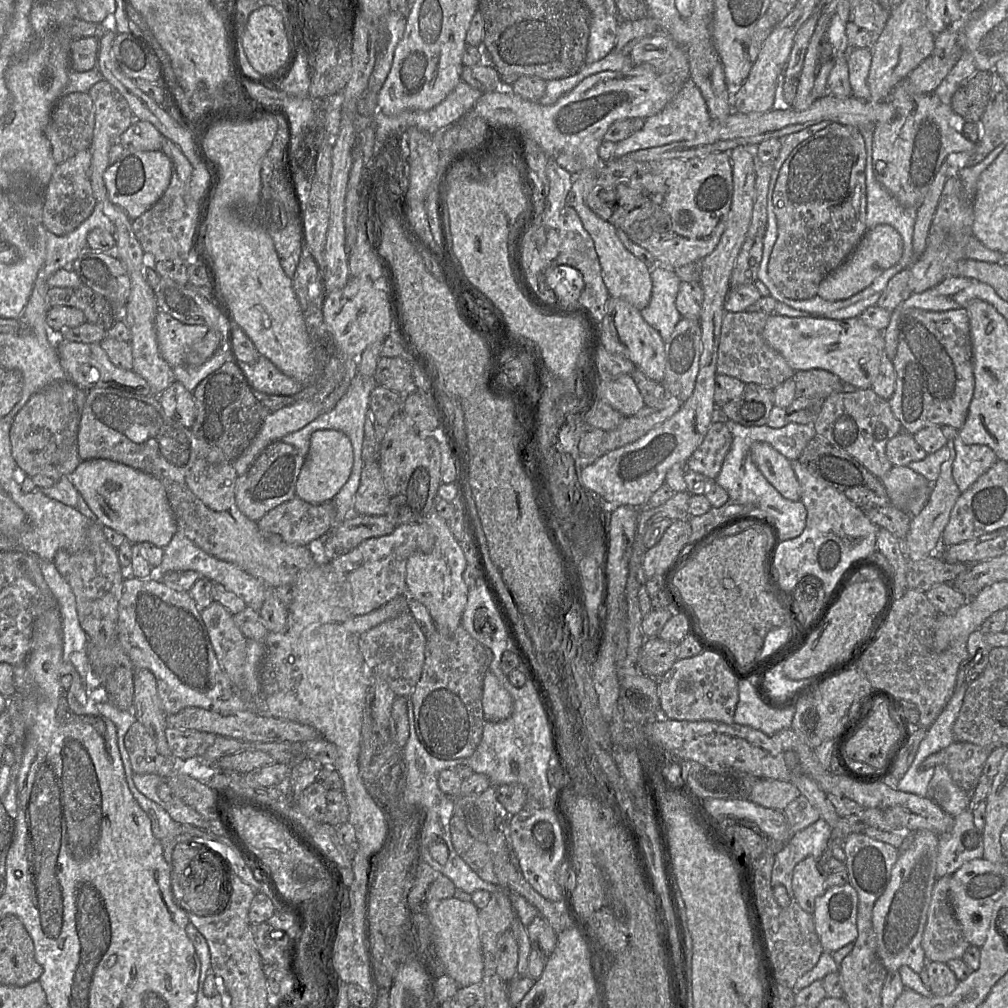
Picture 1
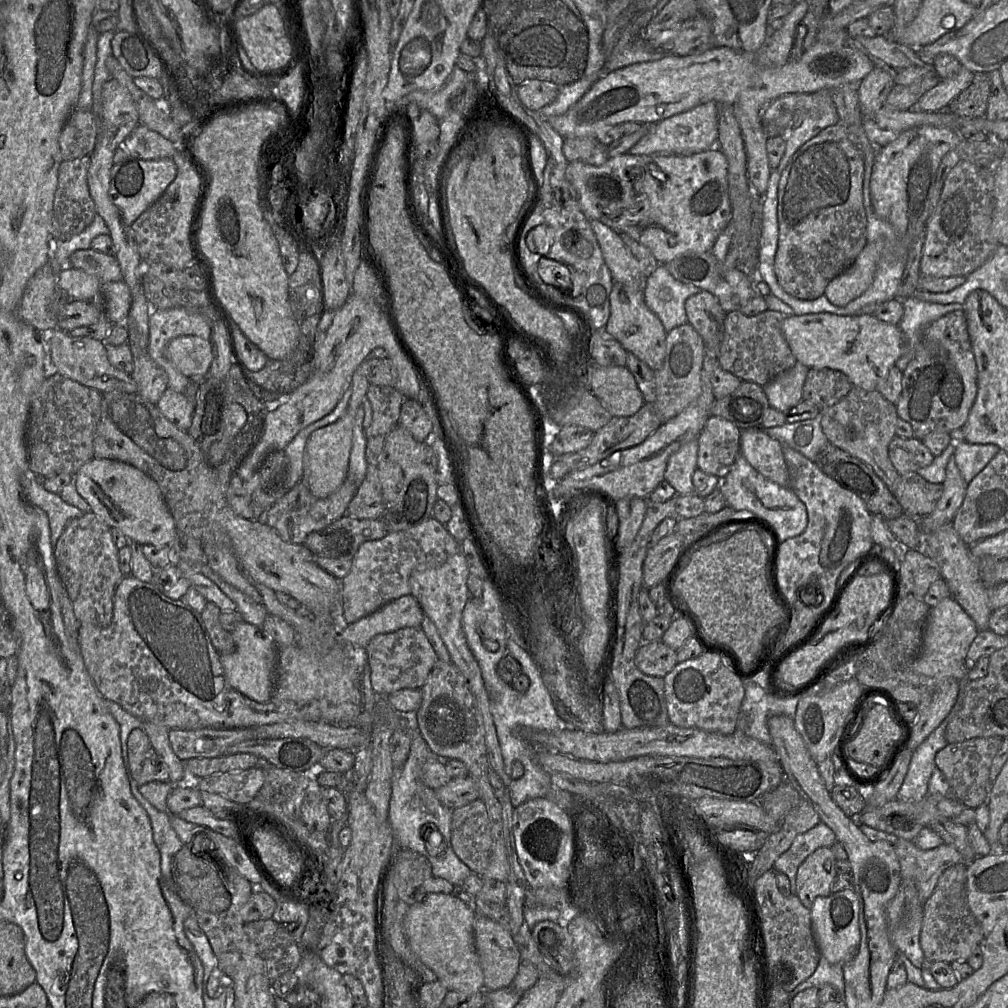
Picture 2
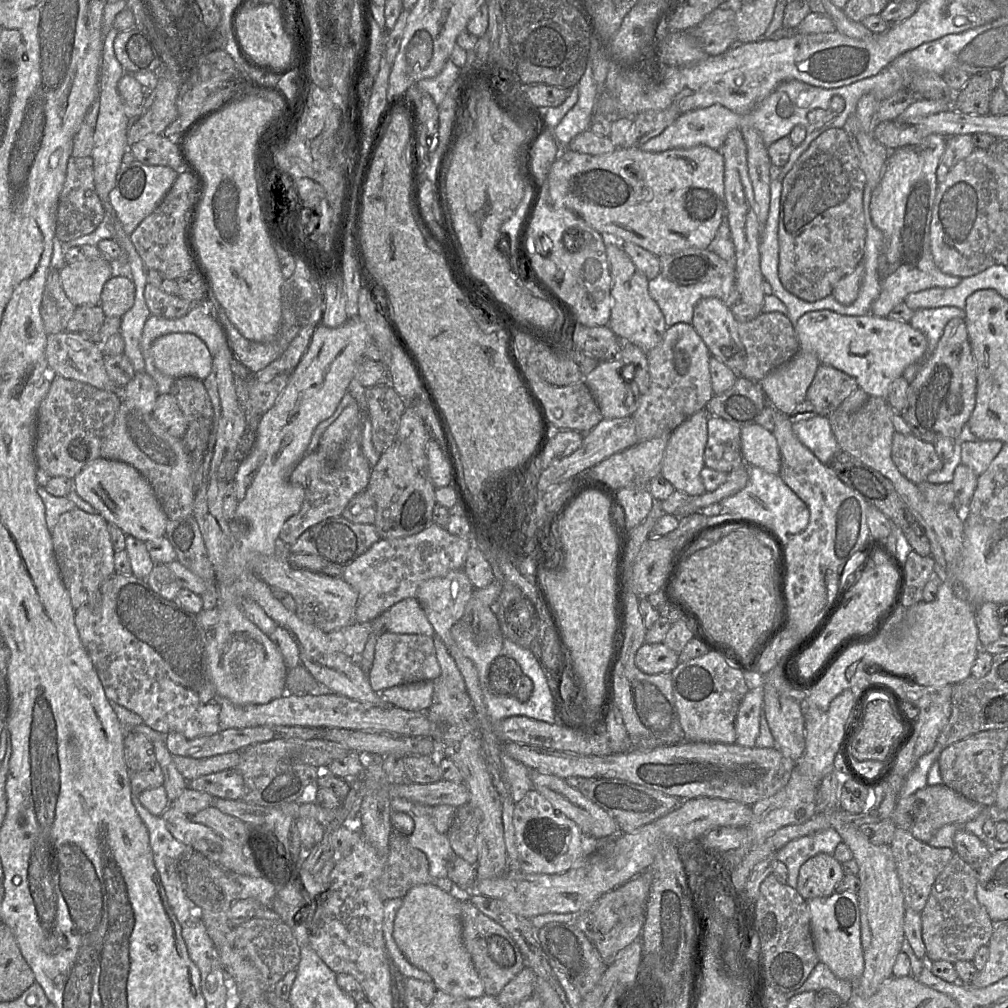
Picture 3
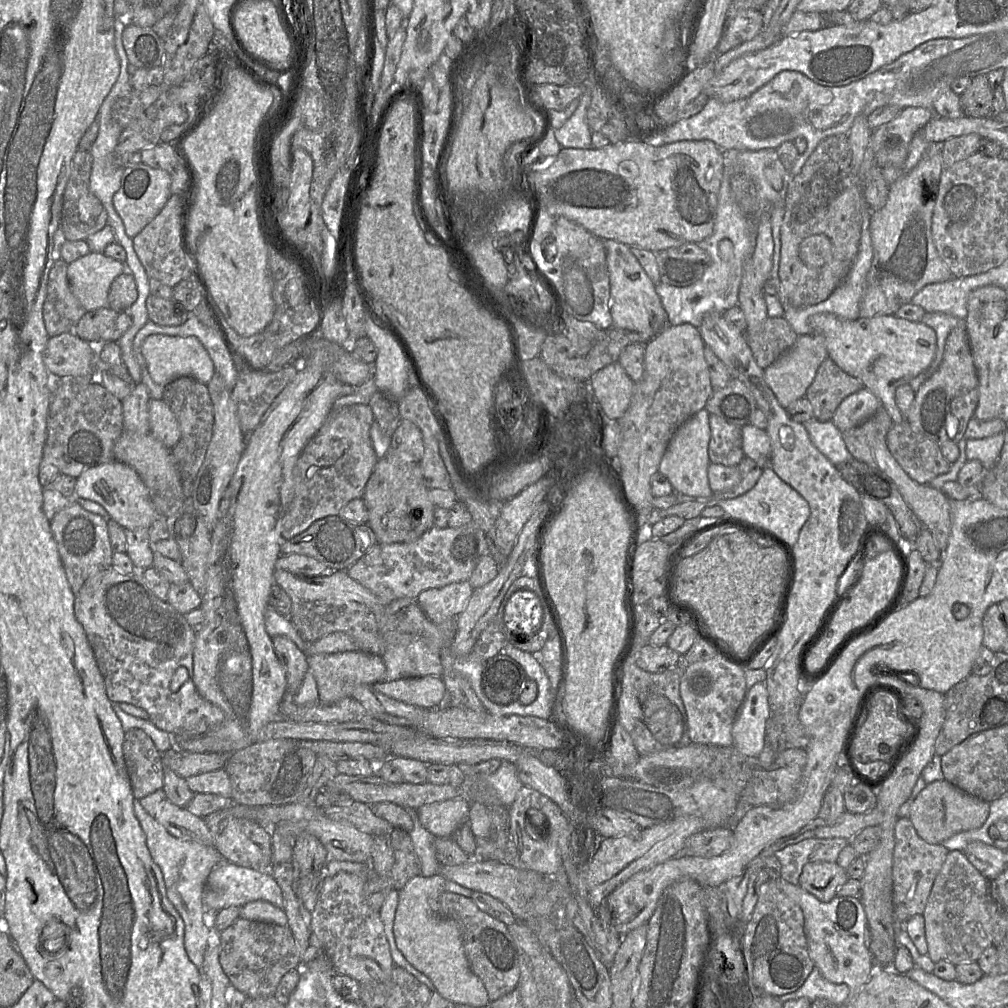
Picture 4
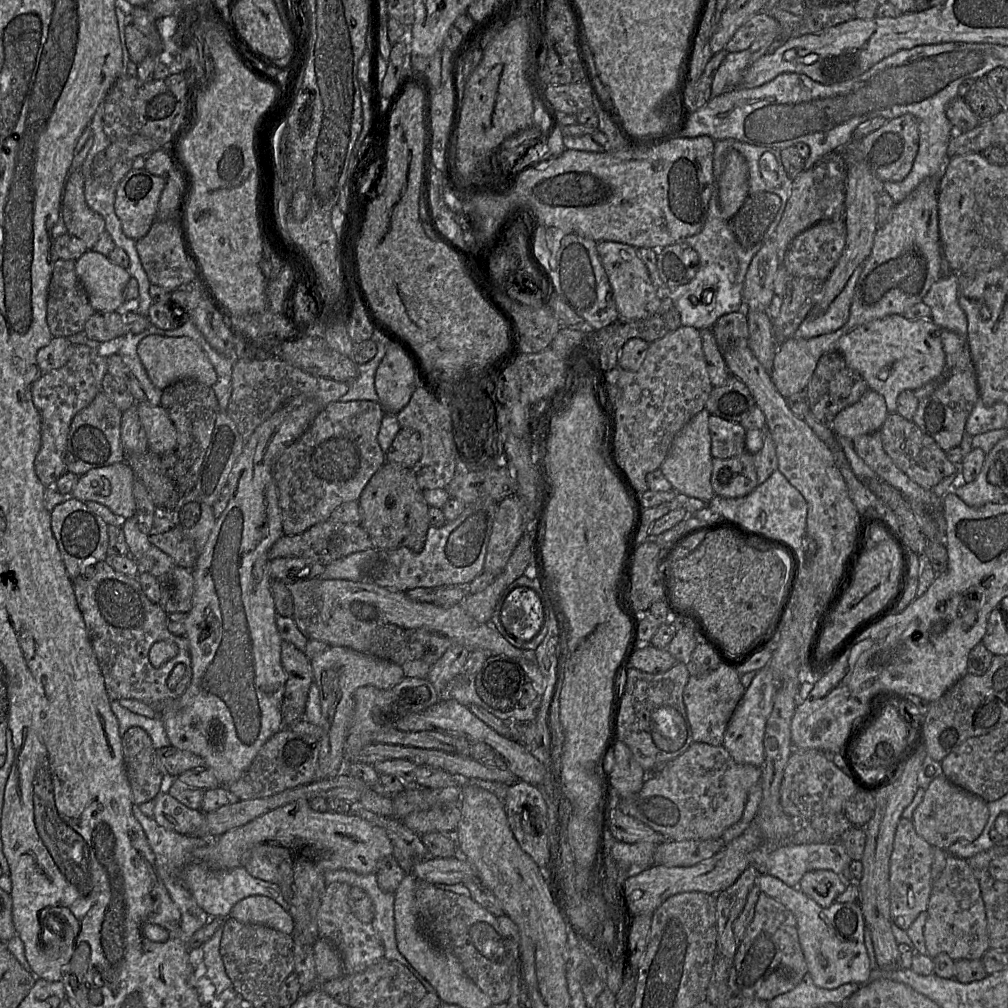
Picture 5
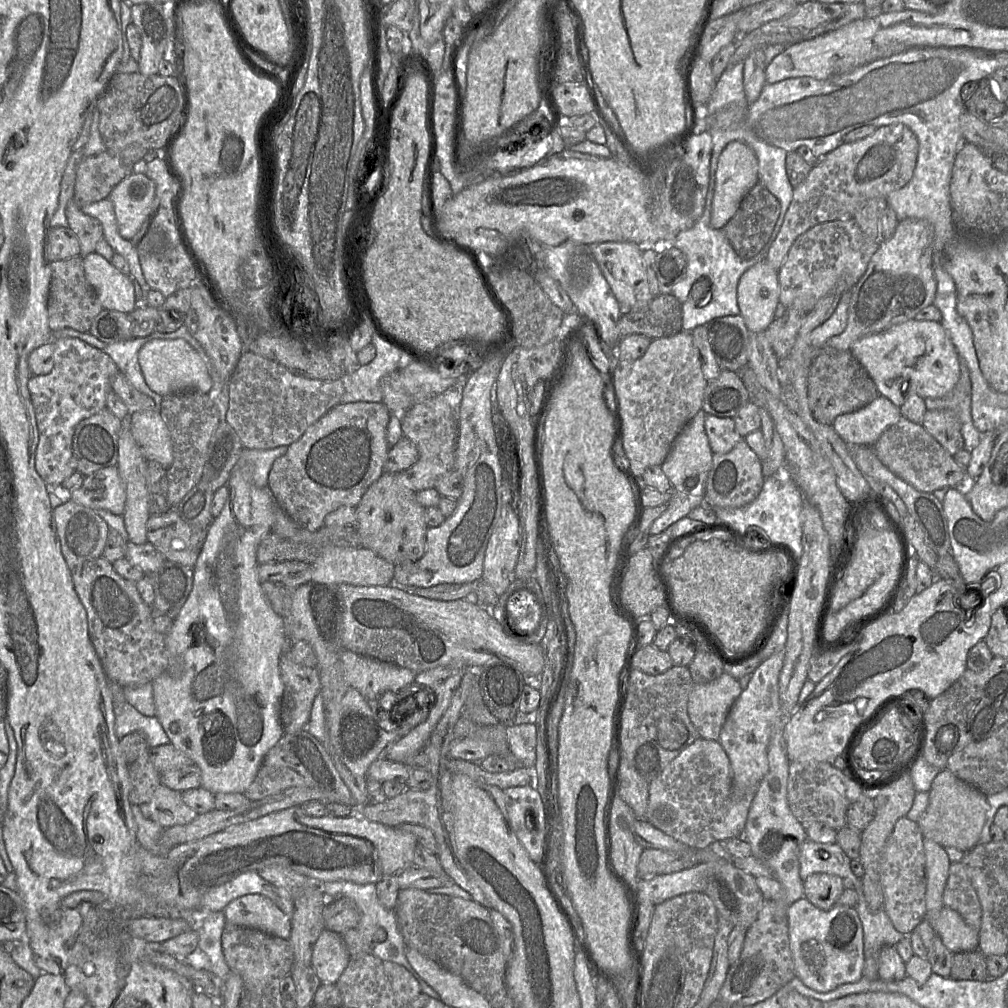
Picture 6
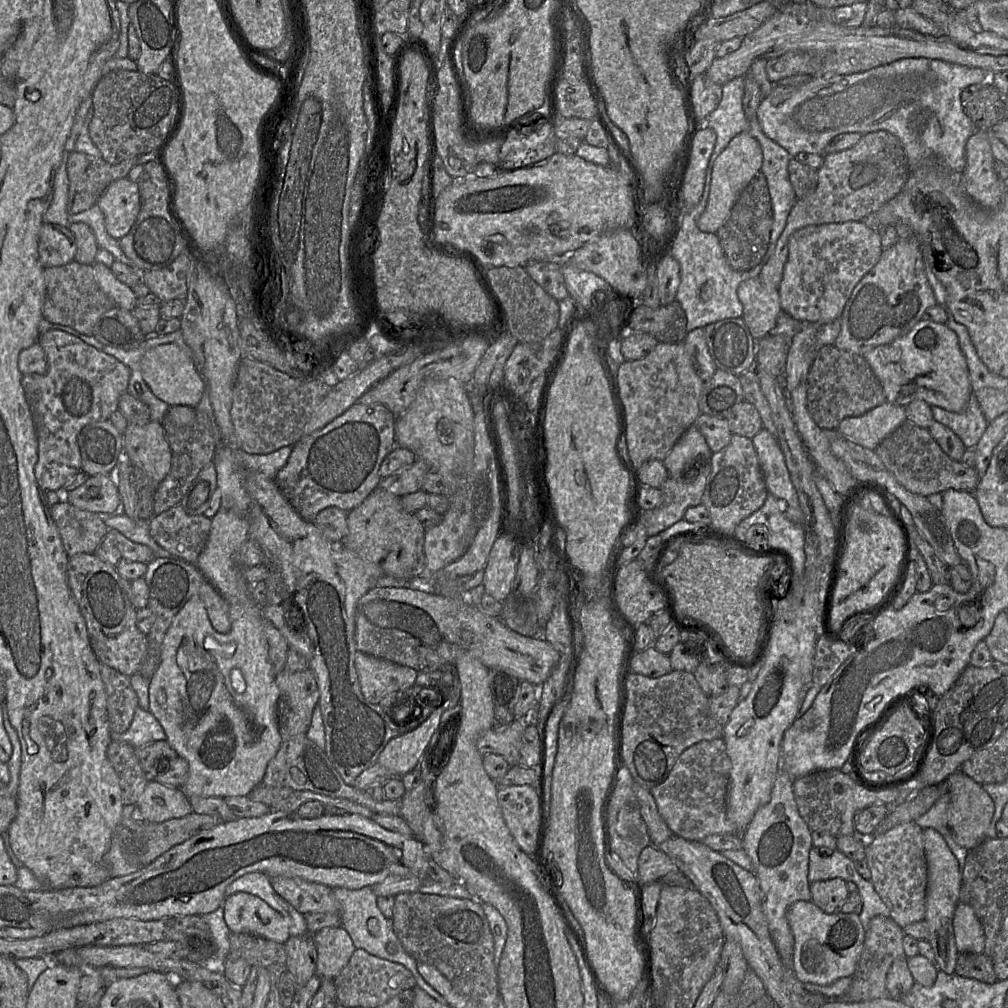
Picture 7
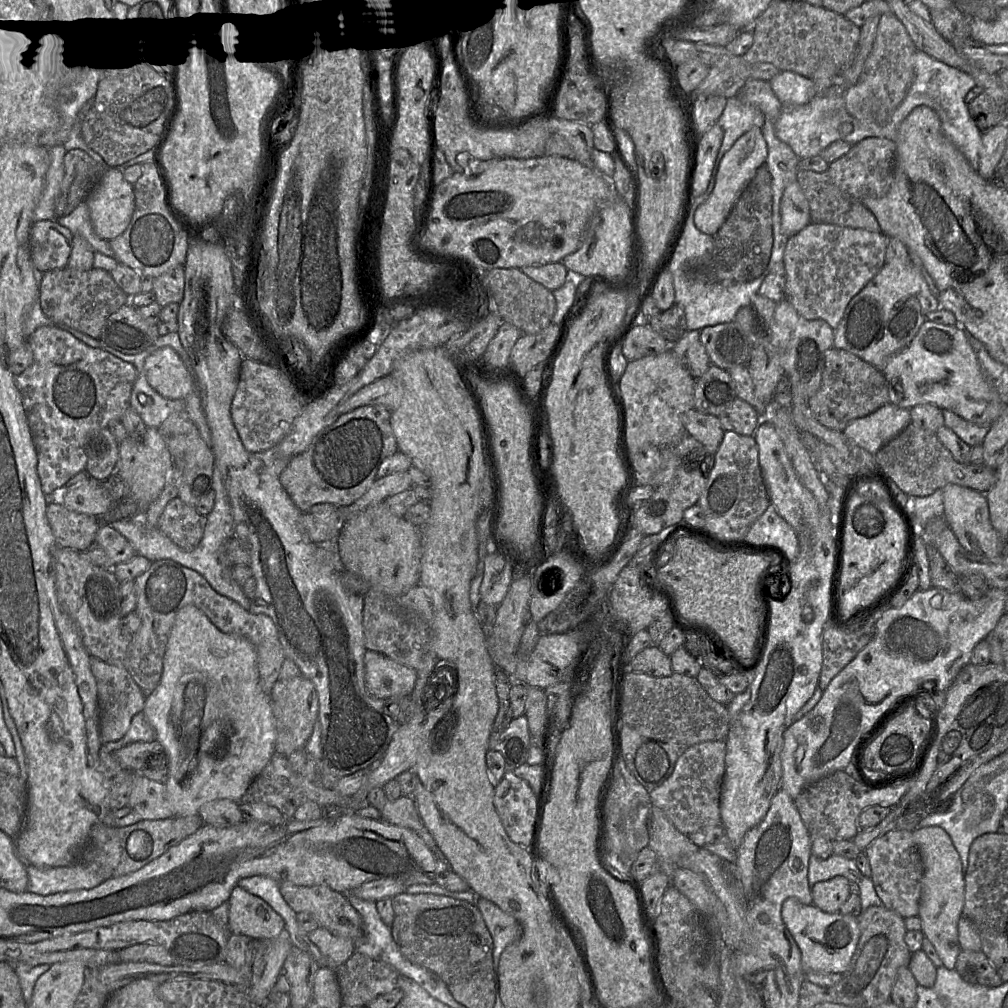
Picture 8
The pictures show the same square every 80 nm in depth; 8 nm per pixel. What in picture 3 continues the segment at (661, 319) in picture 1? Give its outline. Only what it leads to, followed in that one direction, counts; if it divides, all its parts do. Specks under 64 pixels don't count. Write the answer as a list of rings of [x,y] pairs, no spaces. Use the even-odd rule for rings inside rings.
[[[662,273],[649,280],[650,296],[661,309],[667,327],[677,323],[692,324],[694,307],[699,300],[716,297],[722,300],[722,279],[693,285],[679,285],[667,279]]]

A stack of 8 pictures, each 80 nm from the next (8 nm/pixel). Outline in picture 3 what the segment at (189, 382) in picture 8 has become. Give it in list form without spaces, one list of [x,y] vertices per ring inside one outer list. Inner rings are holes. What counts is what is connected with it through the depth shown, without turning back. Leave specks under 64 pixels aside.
[[[170,333],[156,338],[150,348],[155,367],[174,379],[191,376],[205,380],[213,363],[207,345],[191,333]]]

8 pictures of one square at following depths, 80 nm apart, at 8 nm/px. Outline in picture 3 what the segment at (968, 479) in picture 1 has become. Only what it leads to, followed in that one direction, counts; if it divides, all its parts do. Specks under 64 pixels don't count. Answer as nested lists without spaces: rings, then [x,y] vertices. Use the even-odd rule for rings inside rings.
[[[1000,440],[963,441],[961,443],[961,464],[971,468],[979,476],[997,456],[1003,443]]]

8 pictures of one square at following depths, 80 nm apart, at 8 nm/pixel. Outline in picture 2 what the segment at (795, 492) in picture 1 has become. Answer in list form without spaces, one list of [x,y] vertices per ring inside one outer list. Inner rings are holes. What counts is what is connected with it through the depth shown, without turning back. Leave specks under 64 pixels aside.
[[[750,427],[741,431],[740,447],[743,456],[760,474],[789,487],[789,472],[778,440],[766,434],[762,427]]]

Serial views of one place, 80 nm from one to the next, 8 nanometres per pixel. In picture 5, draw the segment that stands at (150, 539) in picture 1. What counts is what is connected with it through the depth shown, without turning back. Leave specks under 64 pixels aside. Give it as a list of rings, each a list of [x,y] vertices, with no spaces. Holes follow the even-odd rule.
[[[125,462],[93,468],[79,477],[72,494],[82,502],[95,501],[107,506],[114,514],[125,519],[134,515],[133,496],[135,481],[133,469]]]

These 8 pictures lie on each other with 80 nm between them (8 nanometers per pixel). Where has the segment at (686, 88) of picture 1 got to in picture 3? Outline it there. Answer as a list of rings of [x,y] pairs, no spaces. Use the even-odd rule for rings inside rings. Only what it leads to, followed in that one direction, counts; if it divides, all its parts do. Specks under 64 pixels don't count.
[[[719,104],[682,113],[659,135],[651,138],[639,148],[645,152],[664,152],[676,148],[692,148],[704,145],[720,149],[727,134],[732,129],[740,129],[741,116]]]

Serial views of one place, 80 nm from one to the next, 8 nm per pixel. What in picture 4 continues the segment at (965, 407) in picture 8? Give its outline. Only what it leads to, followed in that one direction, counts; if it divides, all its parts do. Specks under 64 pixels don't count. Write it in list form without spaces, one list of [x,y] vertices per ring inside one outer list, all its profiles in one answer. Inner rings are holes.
[[[817,313],[808,323],[814,334],[822,335],[830,357],[843,371],[859,379],[882,403],[892,421],[905,421],[895,402],[895,390],[926,371],[935,356],[936,333],[921,321],[909,321],[893,315],[840,319],[831,313]]]

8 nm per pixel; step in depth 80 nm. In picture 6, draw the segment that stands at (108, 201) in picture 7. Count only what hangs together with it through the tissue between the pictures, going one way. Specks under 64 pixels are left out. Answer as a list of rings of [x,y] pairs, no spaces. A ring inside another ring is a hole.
[[[131,173],[110,192],[120,235],[131,240],[149,216],[155,183],[145,173]]]

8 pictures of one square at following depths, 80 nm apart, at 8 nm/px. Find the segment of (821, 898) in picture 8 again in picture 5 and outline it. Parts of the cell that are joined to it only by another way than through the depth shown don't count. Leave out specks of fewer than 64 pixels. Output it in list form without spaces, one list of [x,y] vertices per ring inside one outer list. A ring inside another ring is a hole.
[[[813,870],[803,875],[799,889],[821,907],[827,908],[849,884],[849,881],[831,870]]]

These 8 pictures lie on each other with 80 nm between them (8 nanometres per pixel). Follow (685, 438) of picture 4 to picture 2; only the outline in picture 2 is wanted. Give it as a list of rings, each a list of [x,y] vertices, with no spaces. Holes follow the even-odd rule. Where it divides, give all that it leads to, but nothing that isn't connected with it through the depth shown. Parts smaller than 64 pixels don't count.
[[[692,439],[668,460],[664,479],[676,490],[677,495],[695,494],[692,476],[697,467],[698,439]]]

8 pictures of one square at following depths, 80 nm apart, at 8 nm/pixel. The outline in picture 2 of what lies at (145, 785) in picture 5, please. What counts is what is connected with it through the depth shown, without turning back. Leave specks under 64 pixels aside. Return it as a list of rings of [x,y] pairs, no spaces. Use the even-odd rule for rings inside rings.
[[[135,728],[127,740],[128,770],[138,786],[152,781],[169,781],[169,770],[156,754],[142,728]]]

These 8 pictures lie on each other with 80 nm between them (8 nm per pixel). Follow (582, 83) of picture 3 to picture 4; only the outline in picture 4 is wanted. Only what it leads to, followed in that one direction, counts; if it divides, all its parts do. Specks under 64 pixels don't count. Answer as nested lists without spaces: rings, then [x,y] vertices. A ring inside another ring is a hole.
[[[588,88],[579,98],[579,104],[571,117],[554,131],[554,135],[562,149],[590,149],[591,129],[586,122],[586,113],[591,105],[591,95]]]

